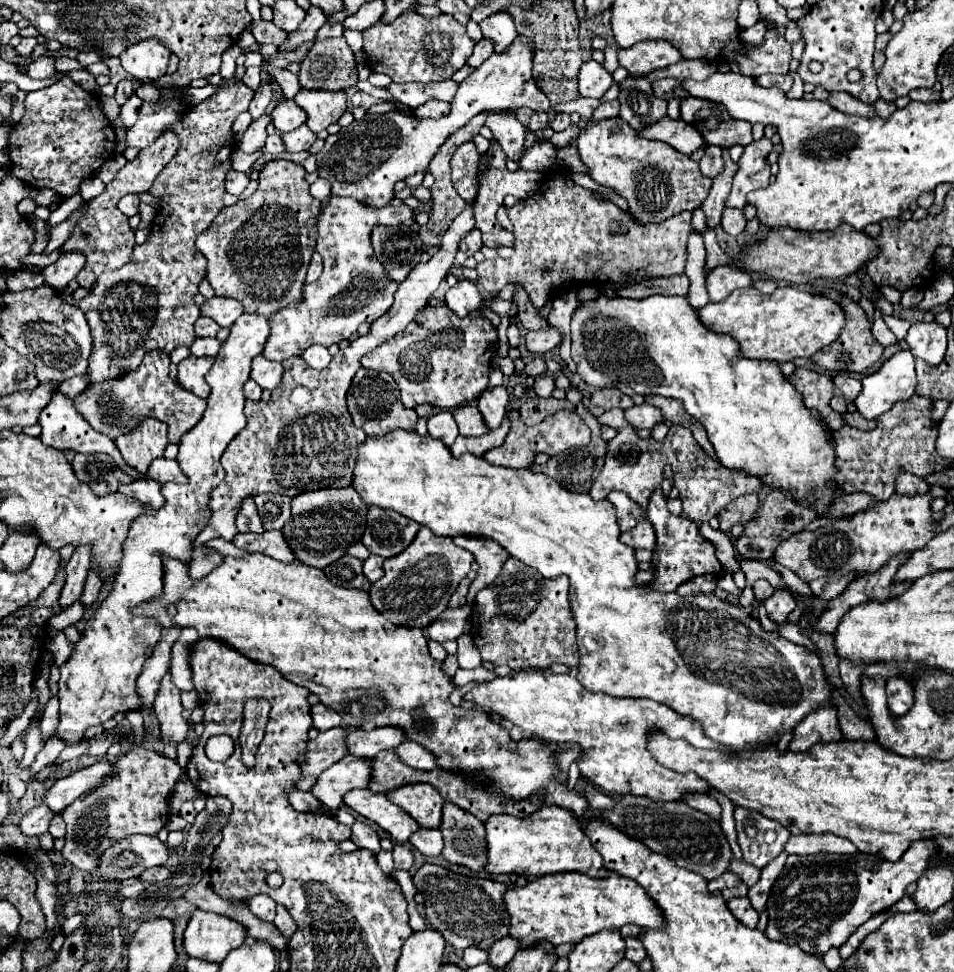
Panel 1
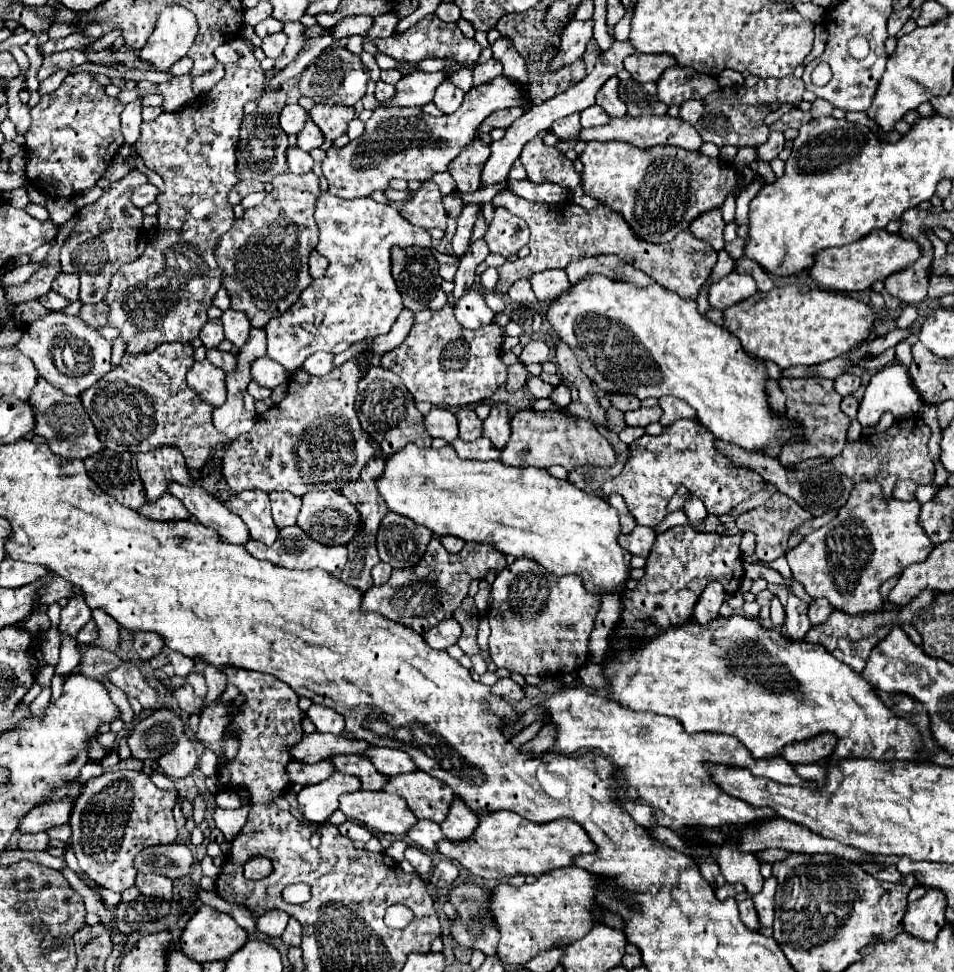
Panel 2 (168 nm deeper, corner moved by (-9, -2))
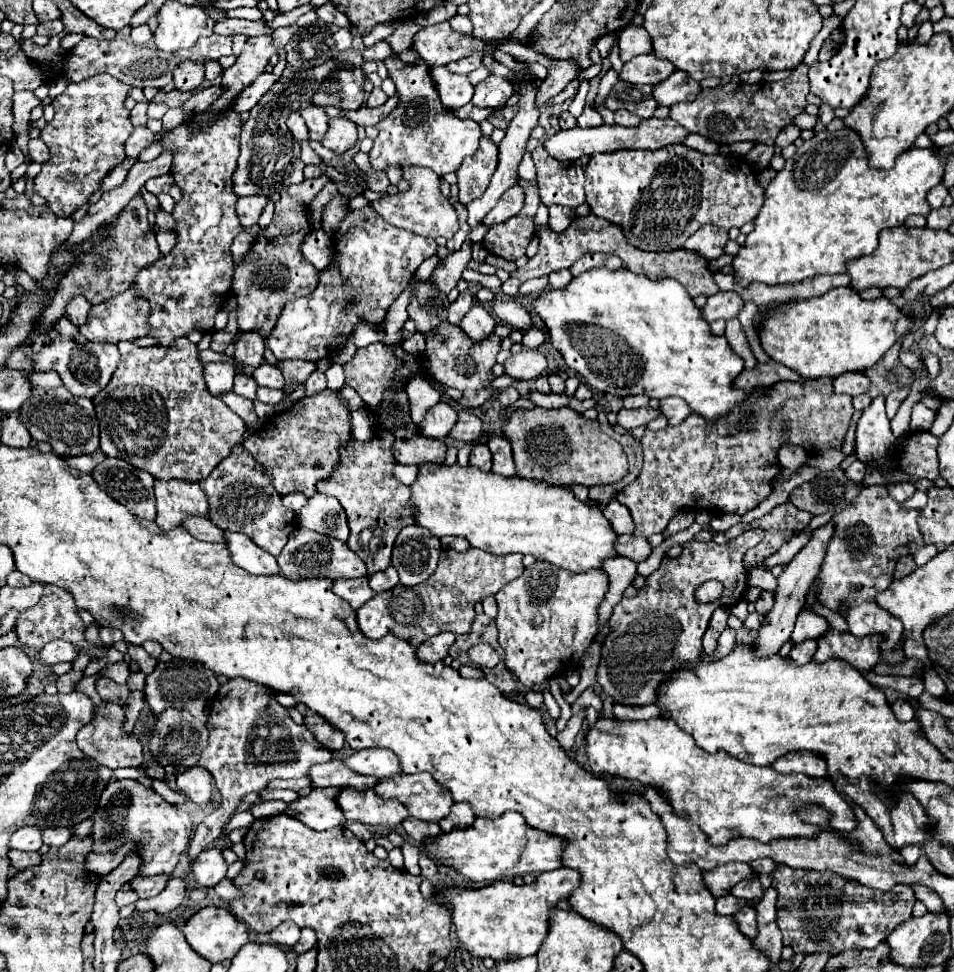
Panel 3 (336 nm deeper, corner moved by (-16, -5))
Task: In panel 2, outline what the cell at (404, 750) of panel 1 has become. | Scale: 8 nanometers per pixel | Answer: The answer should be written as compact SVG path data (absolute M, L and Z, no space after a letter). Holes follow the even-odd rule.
M371 747L369 751L363 751L363 755L387 777L395 777L401 773L415 771L415 765L411 757L399 749L385 749L385 747Z

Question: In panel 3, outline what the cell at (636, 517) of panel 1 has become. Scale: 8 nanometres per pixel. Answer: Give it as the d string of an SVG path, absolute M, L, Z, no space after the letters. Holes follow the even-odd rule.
M612 500L606 508L604 508L604 516L610 520L612 528L616 530L616 534L632 534L634 532L634 522L632 516L628 512L628 508L624 504L620 504L618 500Z

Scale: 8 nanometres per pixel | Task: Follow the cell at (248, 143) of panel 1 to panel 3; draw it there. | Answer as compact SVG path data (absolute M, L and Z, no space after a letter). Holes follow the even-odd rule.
M328 60L316 68L302 70L296 74L282 76L264 98L250 110L250 118L242 124L242 136L240 136L240 156L238 156L238 170L234 178L234 190L238 196L250 196L250 194L276 194L292 184L300 184L304 180L304 162L300 160L300 144L296 138L292 138L286 118L302 110L302 106L308 106L312 100L312 94L316 86L334 70L340 66L340 62Z

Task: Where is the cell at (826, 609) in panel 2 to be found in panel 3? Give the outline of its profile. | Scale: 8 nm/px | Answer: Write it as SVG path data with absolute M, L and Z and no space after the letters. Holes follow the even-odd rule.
M802 610L802 612L798 614L796 628L794 628L790 640L792 640L794 644L798 644L798 642L802 642L802 640L806 640L806 638L816 638L816 640L818 640L822 634L826 634L826 630L828 630L826 618L814 614L814 612L810 612L810 610Z

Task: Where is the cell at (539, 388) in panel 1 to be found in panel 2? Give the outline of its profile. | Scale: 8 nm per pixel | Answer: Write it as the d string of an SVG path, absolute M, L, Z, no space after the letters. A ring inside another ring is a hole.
M529 375L529 377L527 377L527 389L529 389L529 393L531 393L535 399L539 399L539 397L549 397L551 391L553 391L553 387L551 387L549 383L541 381L541 377L535 377L535 375Z

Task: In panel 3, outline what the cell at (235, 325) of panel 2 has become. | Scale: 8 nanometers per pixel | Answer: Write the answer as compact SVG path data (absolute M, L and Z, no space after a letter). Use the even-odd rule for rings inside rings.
M238 332L238 340L234 340L234 358L240 362L240 372L244 372L244 374L252 374L262 362L264 362L264 348L266 348L266 344L264 344L264 338L260 336L260 334L256 334L256 332Z

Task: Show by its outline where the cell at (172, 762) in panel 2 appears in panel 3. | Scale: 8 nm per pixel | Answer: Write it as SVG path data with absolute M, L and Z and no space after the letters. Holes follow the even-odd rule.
M188 766L176 776L176 786L200 806L206 806L212 798L212 774L204 766Z

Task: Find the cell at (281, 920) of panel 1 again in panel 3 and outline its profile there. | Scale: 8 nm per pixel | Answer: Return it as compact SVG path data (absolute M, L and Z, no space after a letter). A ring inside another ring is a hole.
M302 928L302 936L300 936L300 940L294 944L294 952L304 954L306 950L310 950L310 948L314 948L314 946L316 946L316 934L314 934L314 930L312 930L312 928Z

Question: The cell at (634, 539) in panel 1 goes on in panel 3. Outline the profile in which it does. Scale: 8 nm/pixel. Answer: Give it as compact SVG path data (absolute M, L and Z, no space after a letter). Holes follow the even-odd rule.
M618 536L616 540L616 552L620 556L626 556L634 562L642 562L650 556L652 552L652 546L646 538L640 538L640 536Z

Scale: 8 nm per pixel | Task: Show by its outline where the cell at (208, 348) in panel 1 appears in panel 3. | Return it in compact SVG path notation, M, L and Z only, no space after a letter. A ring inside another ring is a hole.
M242 372L236 374L236 378L234 378L234 392L236 394L254 400L256 398L256 388L258 388L258 384L256 384L256 380L252 376L246 376Z

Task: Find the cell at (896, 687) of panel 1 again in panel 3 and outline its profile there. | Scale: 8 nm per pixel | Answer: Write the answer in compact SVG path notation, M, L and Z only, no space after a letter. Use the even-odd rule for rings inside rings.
M906 698L894 700L894 702L892 702L892 710L894 710L894 714L896 714L898 720L914 720L914 716L916 716L912 704L910 704Z

